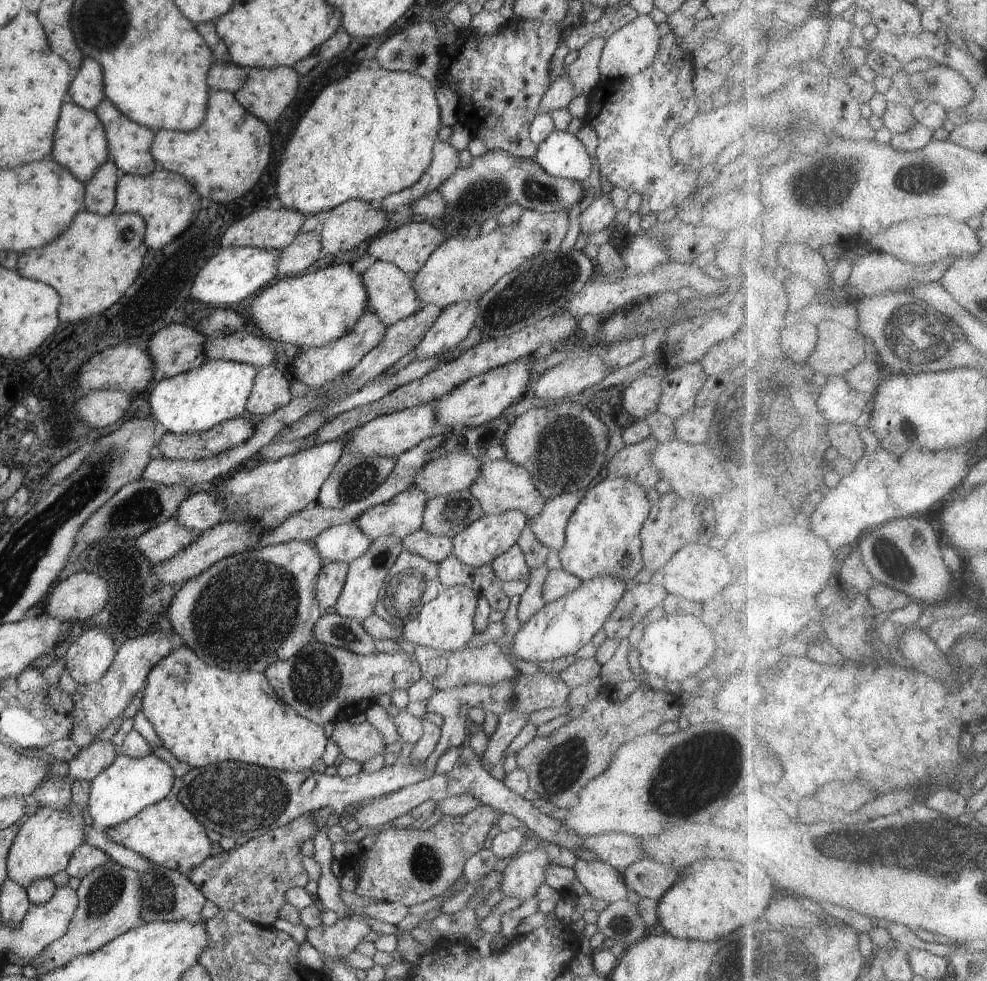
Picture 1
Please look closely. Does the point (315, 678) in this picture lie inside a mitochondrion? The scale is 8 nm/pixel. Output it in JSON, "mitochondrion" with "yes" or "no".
{"mitochondrion":"yes"}

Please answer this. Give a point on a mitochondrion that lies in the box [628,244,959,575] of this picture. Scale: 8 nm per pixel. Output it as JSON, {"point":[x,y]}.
{"point":[915,337]}

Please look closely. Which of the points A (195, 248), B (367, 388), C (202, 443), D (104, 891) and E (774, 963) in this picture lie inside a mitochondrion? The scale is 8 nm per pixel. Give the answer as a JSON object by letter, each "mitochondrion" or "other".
{"A":"other","B":"other","C":"other","D":"mitochondrion","E":"mitochondrion"}

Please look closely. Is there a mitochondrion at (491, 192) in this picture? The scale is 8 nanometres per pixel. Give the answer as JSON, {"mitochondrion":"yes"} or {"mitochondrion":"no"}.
{"mitochondrion":"yes"}

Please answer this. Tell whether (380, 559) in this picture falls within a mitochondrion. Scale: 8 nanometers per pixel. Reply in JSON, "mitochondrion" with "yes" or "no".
{"mitochondrion":"yes"}

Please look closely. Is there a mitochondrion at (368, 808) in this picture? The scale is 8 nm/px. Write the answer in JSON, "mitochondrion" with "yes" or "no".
{"mitochondrion":"no"}

